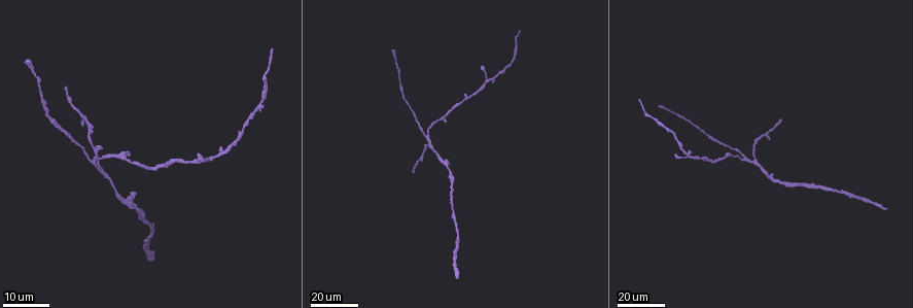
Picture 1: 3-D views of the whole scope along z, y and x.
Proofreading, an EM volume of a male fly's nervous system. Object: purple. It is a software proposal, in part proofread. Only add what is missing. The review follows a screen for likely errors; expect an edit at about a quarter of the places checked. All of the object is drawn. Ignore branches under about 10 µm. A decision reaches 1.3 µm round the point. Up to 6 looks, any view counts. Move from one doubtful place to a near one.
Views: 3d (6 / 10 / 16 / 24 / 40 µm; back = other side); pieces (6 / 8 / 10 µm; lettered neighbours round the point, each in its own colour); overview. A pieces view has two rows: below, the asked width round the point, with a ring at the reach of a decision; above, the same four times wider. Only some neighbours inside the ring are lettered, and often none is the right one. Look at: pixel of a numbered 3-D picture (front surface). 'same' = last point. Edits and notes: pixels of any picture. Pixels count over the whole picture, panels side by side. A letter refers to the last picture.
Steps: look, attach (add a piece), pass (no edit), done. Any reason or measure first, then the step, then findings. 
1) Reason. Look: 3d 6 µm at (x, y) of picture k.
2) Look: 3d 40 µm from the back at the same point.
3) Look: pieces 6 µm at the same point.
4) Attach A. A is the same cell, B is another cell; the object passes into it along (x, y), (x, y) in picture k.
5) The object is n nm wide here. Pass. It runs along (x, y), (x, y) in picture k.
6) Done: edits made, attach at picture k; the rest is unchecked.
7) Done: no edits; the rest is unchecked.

End of a long branch. Look: 3d 24 µm at (66, 85) of picture 1.

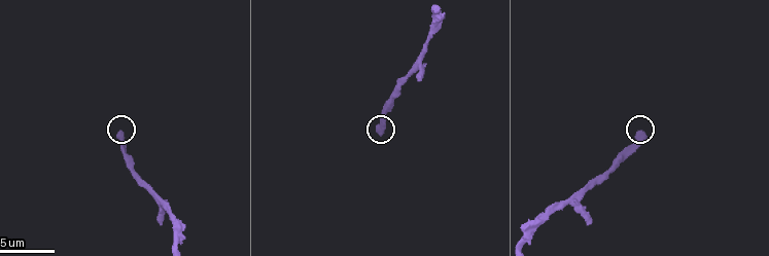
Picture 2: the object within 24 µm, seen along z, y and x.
Look: pieces 6 µm at (379, 132) of picture 2.

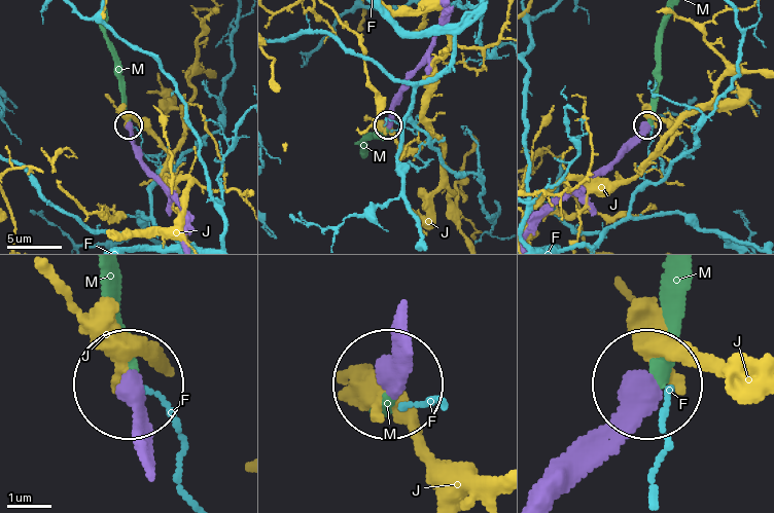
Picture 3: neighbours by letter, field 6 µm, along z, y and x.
Attach M. M is the same cell, F and J are other cells; the neuron continues.

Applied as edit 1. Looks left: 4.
Look: overview.

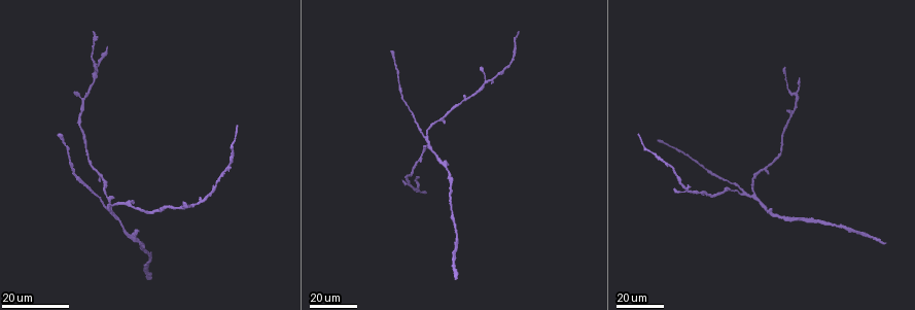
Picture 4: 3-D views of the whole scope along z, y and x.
Look: 3d 16 µm at (465, 96) of picture 4.

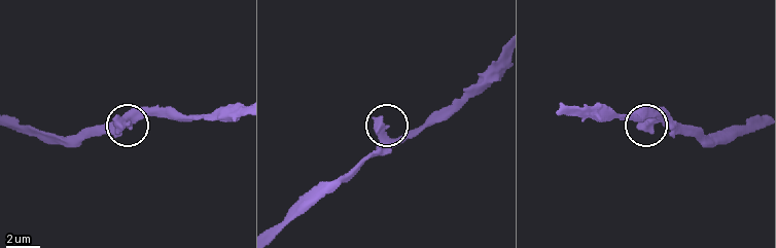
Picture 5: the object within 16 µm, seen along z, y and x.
Look: 3d 6 µm at (380, 119) of picture 5.

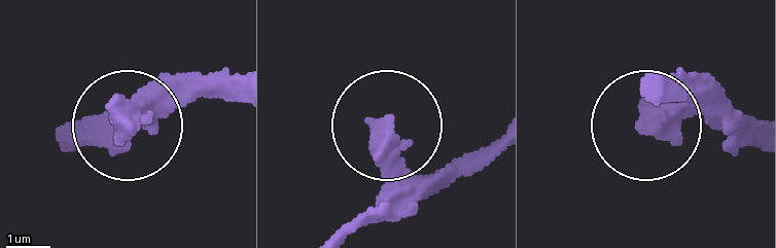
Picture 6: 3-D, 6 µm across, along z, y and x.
Look: pieces 10 µm at (128, 125) of picture 6.

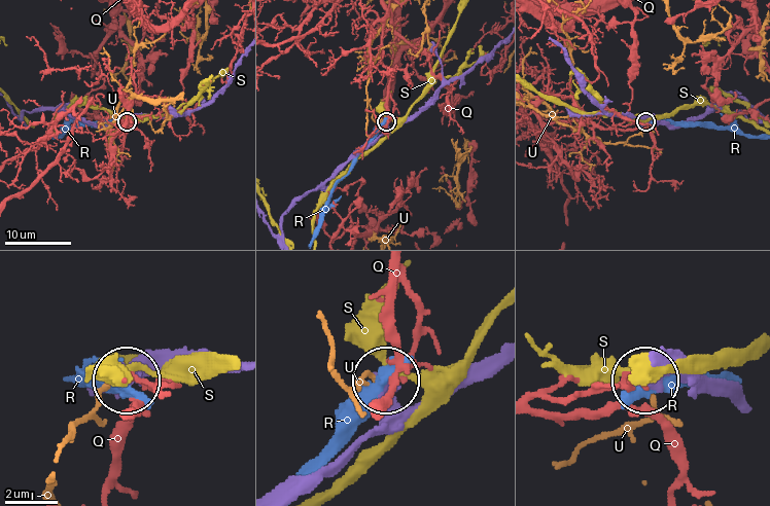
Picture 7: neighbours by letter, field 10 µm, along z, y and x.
The object is 290 nm wide here. Pass. Q, R, S and U are other cells; none of them fits.

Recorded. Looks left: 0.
Done: edits made, attach at picture 3; the rest is unchecked.

